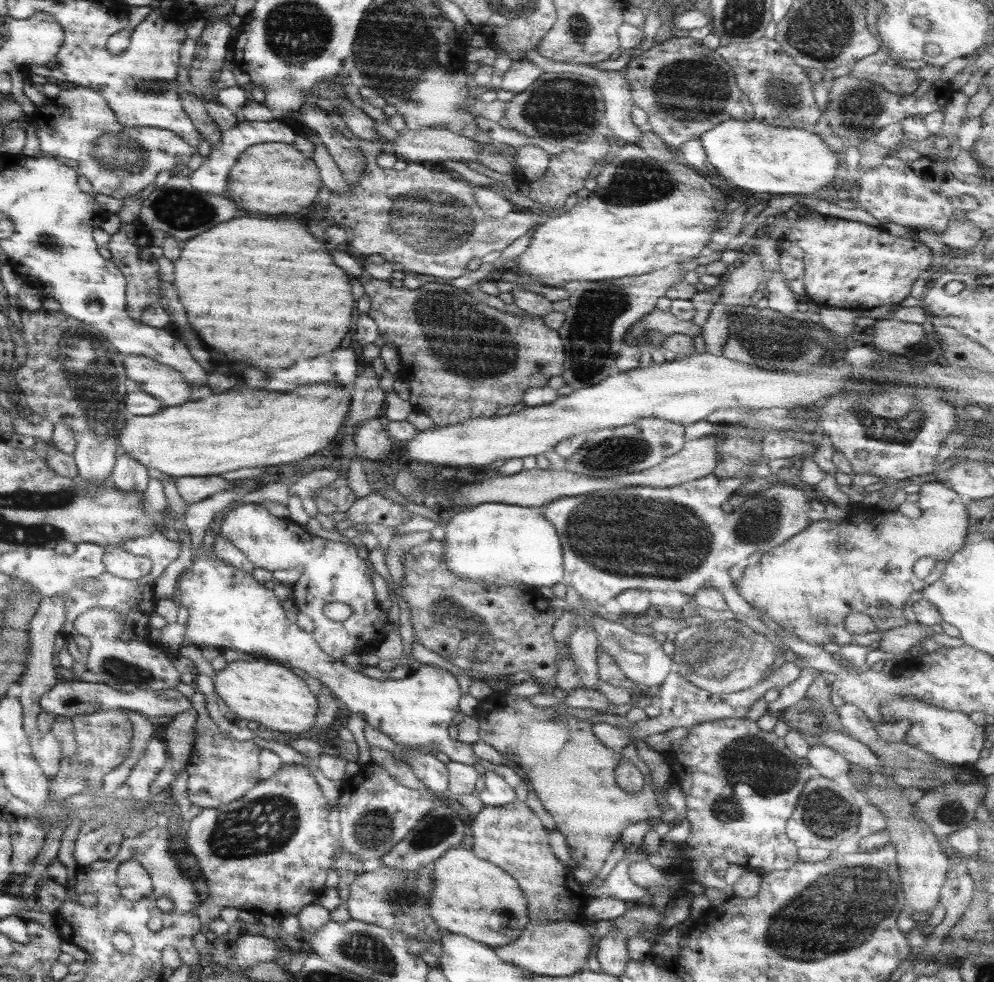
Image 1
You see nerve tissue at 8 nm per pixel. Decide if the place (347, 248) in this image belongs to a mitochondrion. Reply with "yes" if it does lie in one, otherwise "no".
no

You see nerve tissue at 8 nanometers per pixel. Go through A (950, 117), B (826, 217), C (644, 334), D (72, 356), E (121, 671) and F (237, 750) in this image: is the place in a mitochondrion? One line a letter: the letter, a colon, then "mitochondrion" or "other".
A: other
B: other
C: mitochondrion
D: mitochondrion
E: mitochondrion
F: other

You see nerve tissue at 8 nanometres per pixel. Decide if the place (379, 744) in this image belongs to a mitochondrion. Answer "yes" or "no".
no

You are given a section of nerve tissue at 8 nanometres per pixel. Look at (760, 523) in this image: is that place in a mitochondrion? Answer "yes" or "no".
yes

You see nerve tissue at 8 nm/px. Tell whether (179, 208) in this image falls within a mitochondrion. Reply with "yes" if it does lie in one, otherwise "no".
yes

